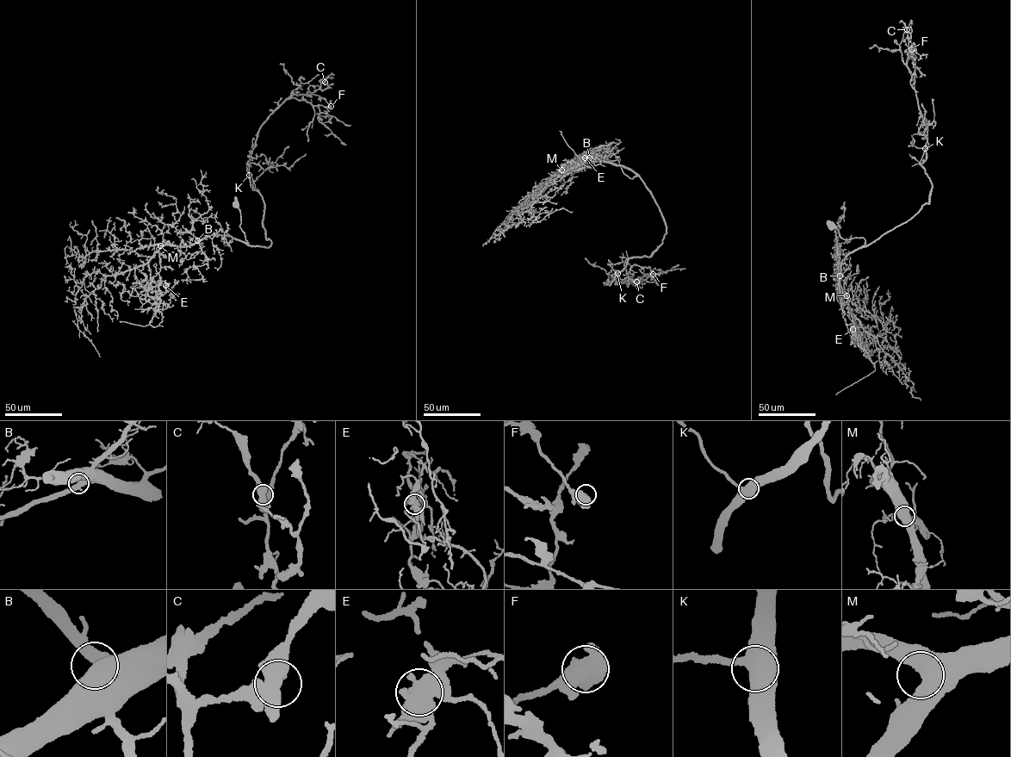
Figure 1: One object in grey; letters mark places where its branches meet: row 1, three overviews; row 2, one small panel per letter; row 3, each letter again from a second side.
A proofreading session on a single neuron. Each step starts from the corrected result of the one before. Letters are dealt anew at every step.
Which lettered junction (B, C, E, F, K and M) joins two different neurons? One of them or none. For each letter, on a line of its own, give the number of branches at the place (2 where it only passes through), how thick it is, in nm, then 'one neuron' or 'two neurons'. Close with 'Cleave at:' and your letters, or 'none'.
B: 2 | 650 nm | one neuron
C: 2 | 600 nm | one neuron
E: 2 | 650 nm | two neurons
F: 2 | 700 nm | one neuron
K: 2 | 600 nm | one neuron
M: 2 | 600 nm | one neuron
Cleave at: E

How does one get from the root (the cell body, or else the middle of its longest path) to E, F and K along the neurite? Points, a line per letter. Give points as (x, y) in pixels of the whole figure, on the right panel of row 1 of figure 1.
E: (831, 227), (844, 238), (865, 240), (843, 259), (838, 276), (859, 328), (852, 329)
F: (831, 227), (863, 246), (928, 203), (911, 49)
K: (831, 227), (844, 239), (865, 238), (863, 246), (928, 203), (932, 183), (920, 164), (925, 159), (925, 148)

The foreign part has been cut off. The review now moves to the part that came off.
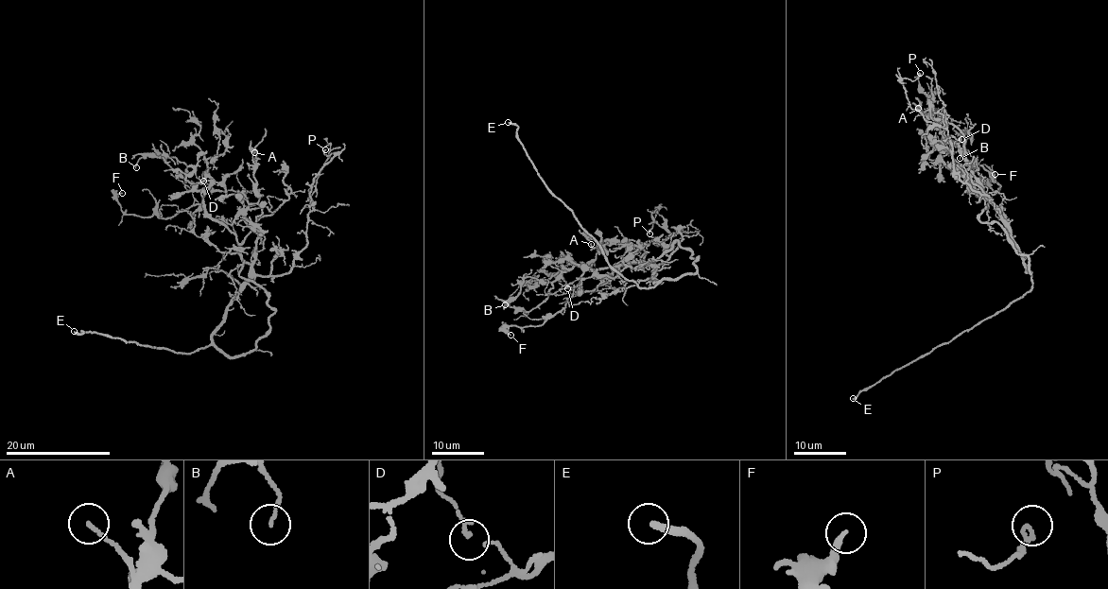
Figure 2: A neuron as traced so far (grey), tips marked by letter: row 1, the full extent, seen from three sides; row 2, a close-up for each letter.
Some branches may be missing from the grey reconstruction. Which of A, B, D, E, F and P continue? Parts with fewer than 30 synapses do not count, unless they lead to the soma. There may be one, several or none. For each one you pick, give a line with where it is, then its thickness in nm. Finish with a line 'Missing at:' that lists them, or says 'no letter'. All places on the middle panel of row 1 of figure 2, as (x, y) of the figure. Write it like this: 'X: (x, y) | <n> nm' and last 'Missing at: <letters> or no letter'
E: (508, 122) | 280 nm
Missing at: E

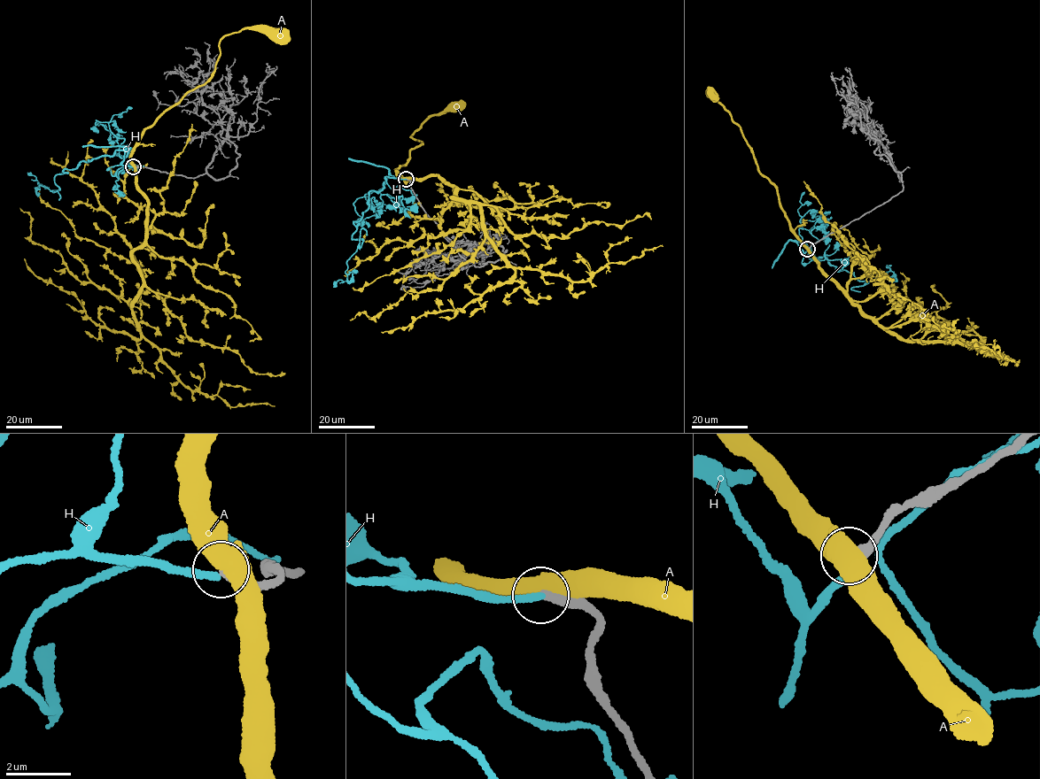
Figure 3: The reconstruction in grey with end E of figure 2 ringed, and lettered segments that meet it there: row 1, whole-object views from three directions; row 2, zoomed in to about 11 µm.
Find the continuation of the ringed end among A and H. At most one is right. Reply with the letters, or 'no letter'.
no letter

